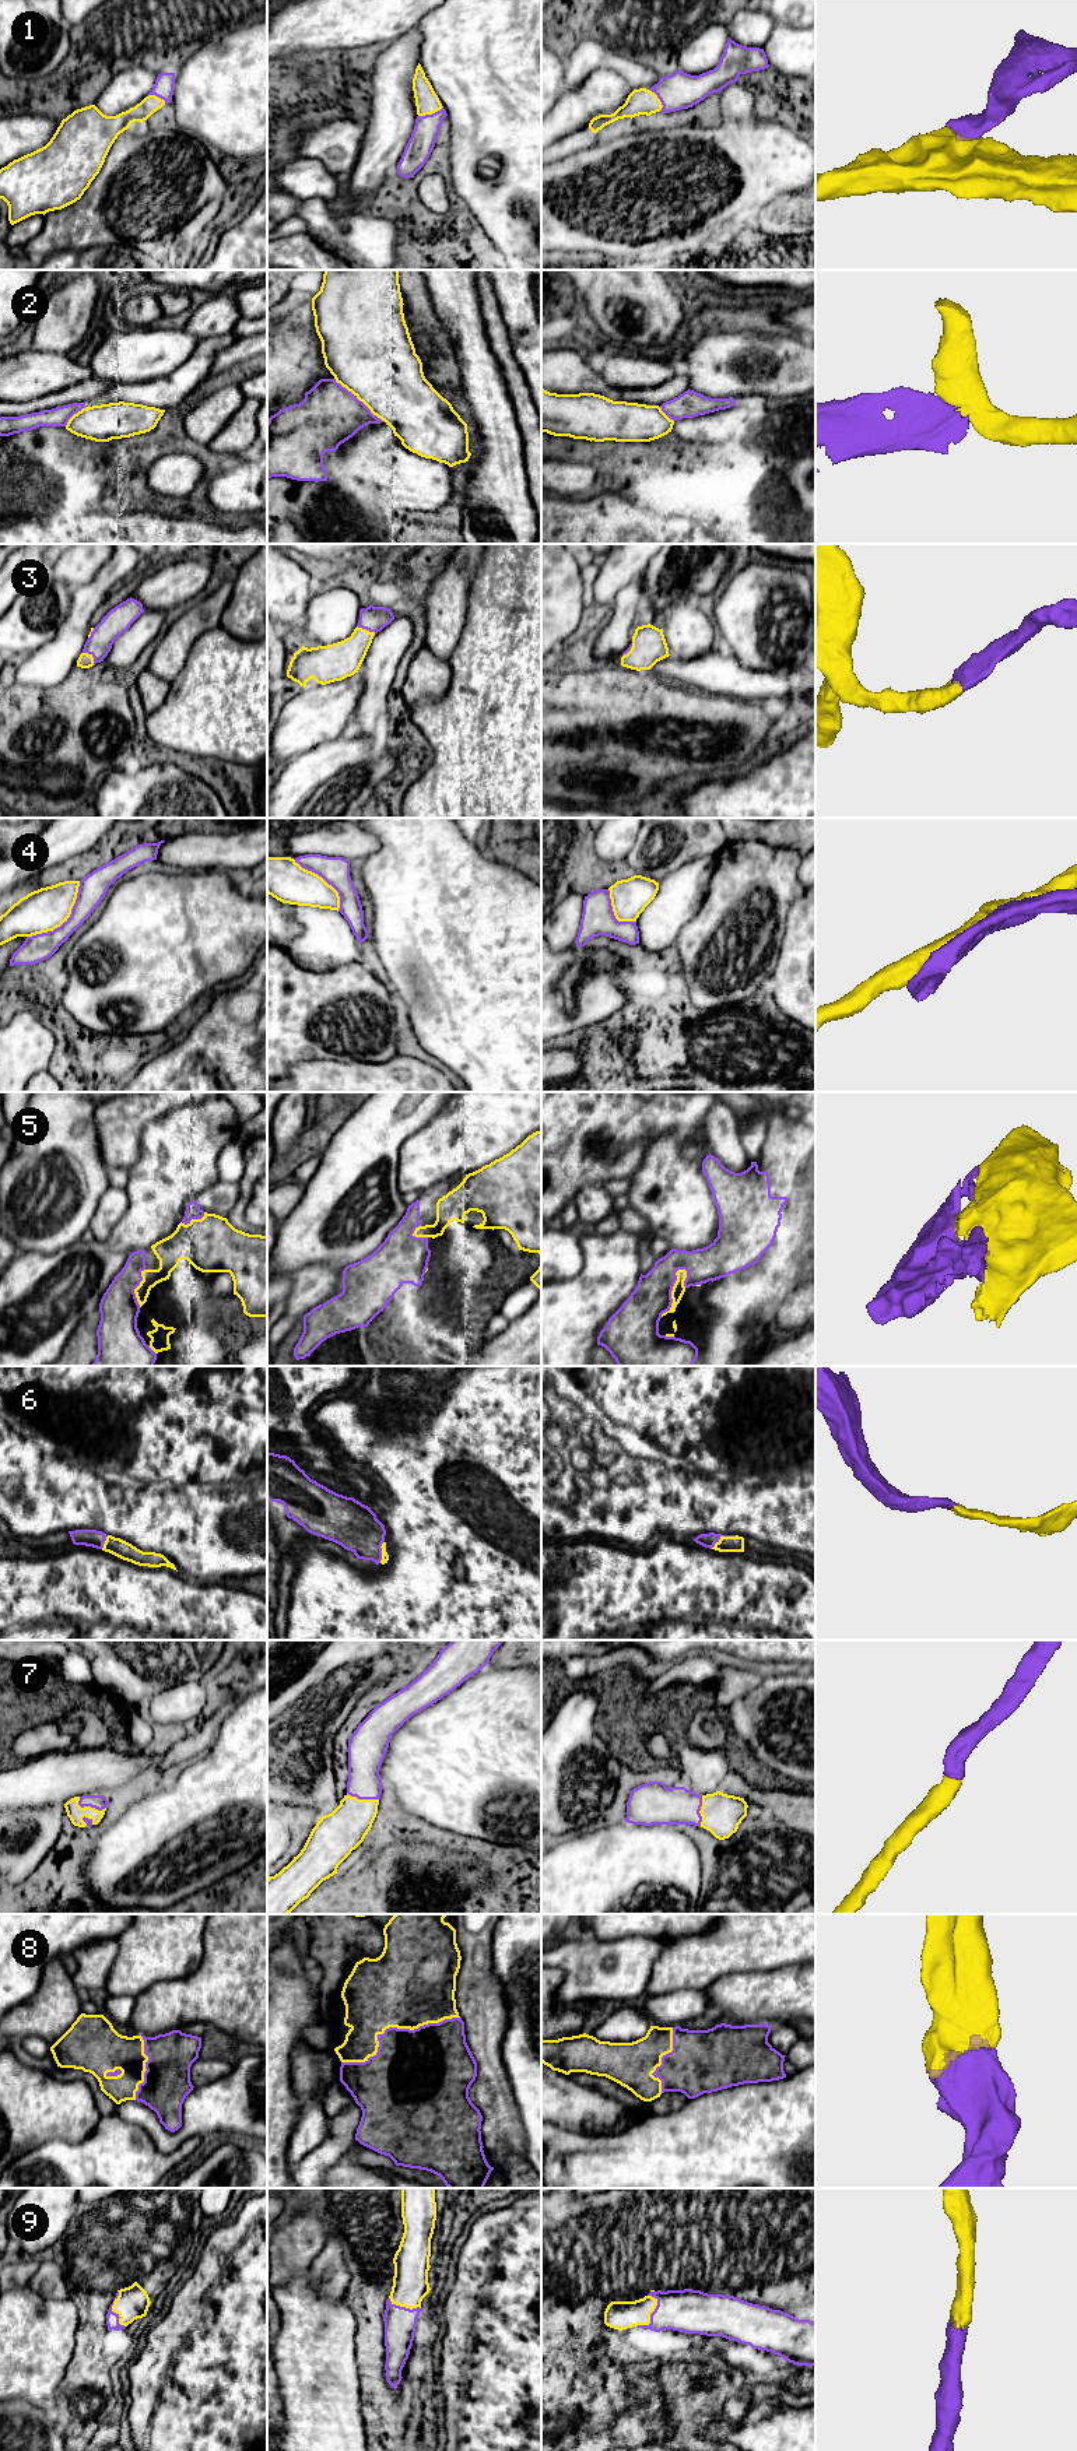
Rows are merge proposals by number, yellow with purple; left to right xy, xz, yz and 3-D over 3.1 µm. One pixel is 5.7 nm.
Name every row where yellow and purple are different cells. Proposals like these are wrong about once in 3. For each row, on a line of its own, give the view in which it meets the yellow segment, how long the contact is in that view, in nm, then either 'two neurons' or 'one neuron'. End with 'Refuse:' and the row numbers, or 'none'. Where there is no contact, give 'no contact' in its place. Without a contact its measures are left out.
1: meets yellow in xz; contact 160 nm long; one neuron
2: meets yellow in xz; contact 380 nm long; two neurons
3: meets yellow in xy; contact 100 nm long; one neuron
4: meets yellow in xy; contact 440 nm long; two neurons
5: meets yellow in yz; contact 320 nm long; one neuron
6: meets yellow in yz; contact 170 nm long; one neuron
7: meets yellow in xy; contact 170 nm long; one neuron
8: meets yellow in xz; contact 750 nm long; one neuron
9: meets yellow in yz; contact 200 nm long; one neuron
Refuse: 2, 4

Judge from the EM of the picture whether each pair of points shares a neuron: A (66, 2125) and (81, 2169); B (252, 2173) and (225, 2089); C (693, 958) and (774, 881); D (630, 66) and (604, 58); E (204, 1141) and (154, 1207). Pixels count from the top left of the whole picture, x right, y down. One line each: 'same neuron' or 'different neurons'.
A: different neurons
B: different neurons
C: same neuron
D: same neuron
E: same neuron

